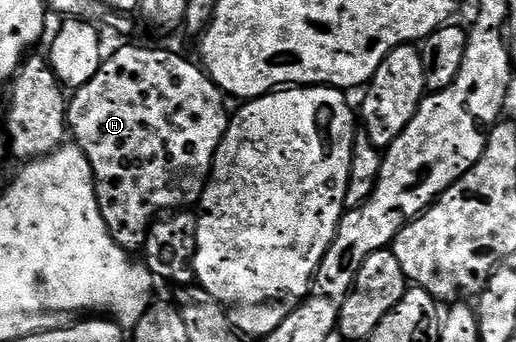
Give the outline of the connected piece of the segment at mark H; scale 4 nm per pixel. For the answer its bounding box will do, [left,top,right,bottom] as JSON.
[67,44,229,254]

